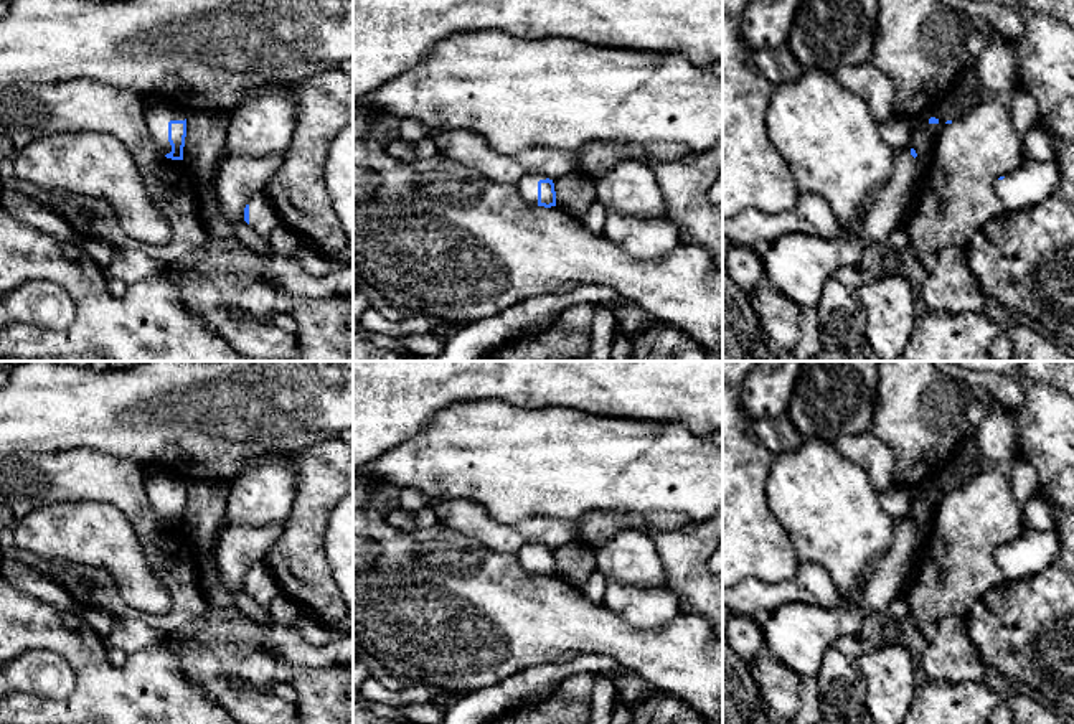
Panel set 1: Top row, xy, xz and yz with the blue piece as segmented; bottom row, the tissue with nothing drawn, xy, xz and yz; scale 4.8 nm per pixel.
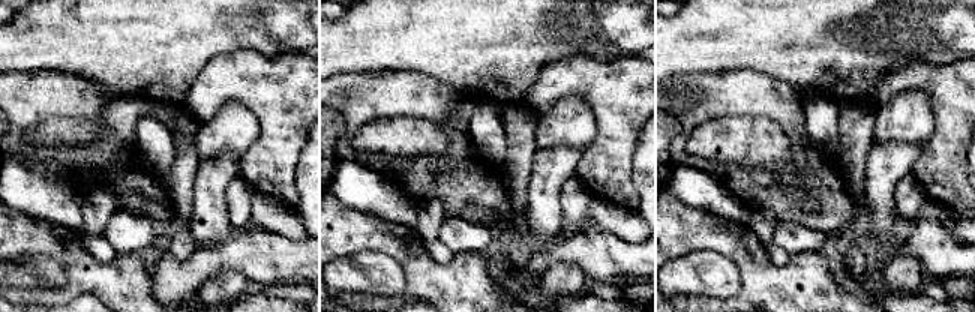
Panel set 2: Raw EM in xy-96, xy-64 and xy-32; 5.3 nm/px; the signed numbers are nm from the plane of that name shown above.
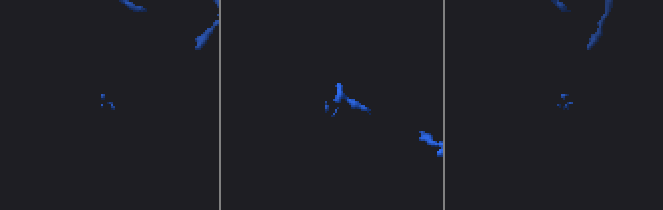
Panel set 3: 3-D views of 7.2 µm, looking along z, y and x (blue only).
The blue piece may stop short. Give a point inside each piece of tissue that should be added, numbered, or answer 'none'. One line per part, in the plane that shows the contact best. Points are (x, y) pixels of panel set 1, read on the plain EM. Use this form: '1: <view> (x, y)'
1: xy (159, 482)

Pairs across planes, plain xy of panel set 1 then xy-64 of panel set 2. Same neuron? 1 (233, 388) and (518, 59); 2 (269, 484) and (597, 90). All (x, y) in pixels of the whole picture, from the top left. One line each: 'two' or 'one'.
1: one
2: two

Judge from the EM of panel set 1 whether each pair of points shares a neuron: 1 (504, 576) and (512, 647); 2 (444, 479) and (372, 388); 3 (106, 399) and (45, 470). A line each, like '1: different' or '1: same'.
1: same
2: different
3: different

